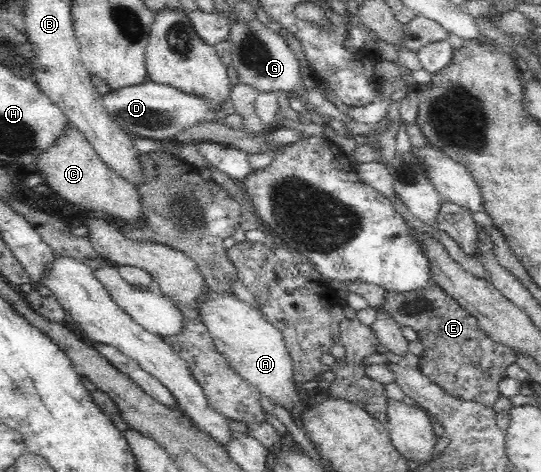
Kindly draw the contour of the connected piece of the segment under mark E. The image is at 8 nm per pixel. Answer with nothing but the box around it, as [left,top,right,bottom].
[381,284,516,407]

